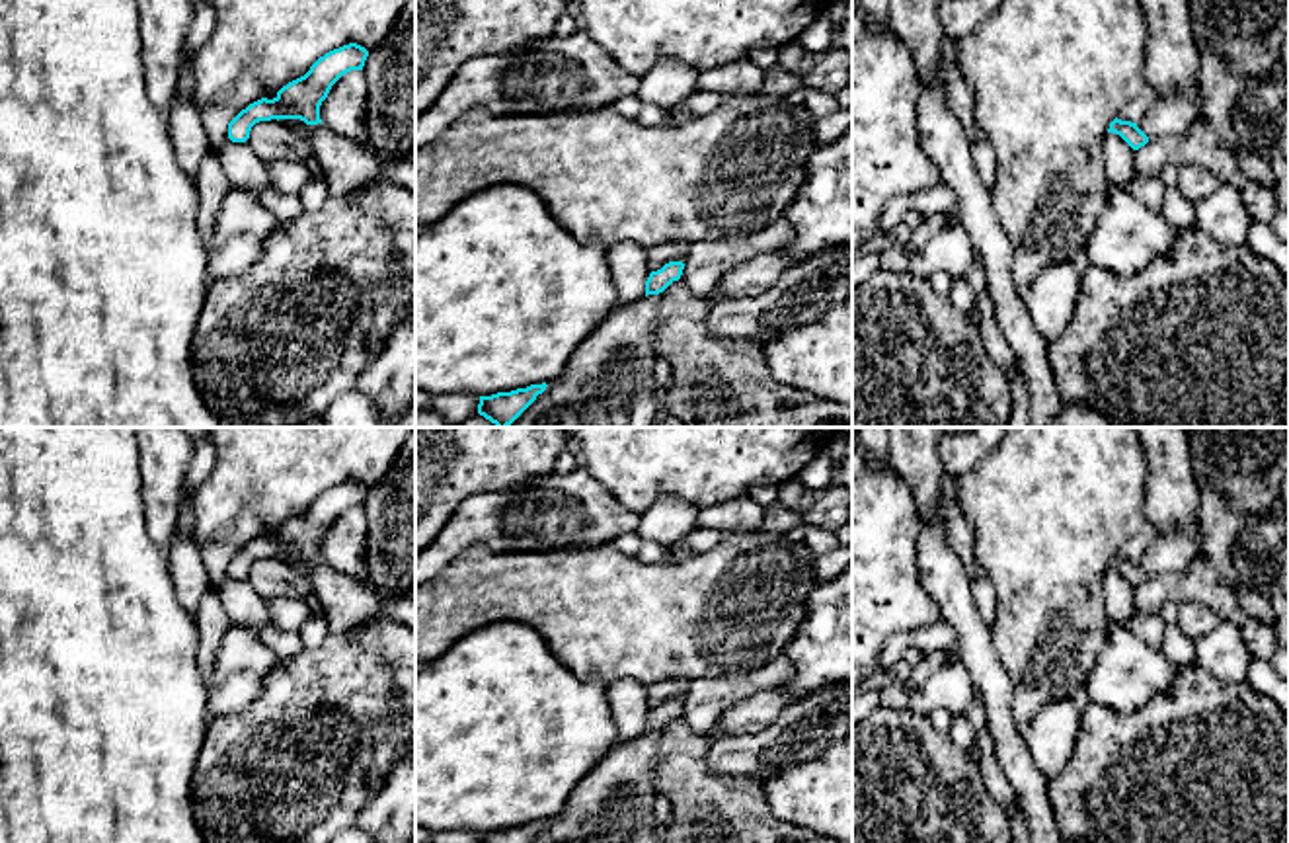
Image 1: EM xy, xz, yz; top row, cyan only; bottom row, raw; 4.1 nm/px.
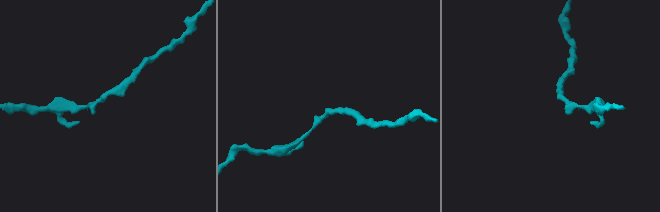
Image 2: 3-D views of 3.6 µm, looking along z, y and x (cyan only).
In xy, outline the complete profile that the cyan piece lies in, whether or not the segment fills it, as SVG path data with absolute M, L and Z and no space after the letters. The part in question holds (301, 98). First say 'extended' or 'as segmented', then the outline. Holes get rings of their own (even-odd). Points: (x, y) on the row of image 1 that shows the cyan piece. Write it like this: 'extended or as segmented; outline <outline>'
as segmented; outline M357 43L343 45L320 57L310 70L283 86L273 100L261 98L242 109L228 123L228 139L246 142L250 131L259 121L300 119L306 125L318 125L320 105L332 86L351 70L363 70L369 51Z

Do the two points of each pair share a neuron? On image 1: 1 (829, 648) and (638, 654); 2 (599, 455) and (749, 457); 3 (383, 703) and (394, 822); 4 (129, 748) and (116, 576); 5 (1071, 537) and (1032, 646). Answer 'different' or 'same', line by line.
1: different
2: same
3: different
4: same
5: same

